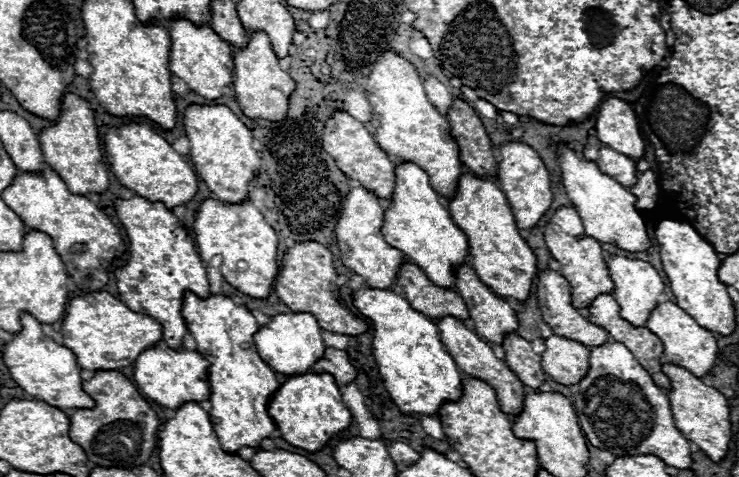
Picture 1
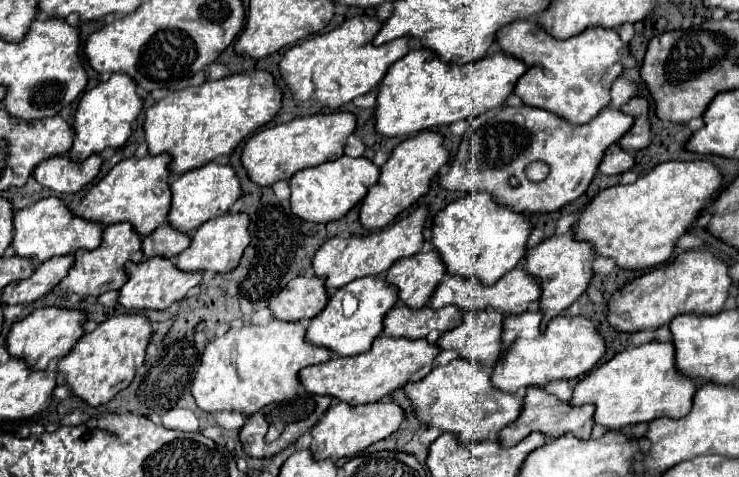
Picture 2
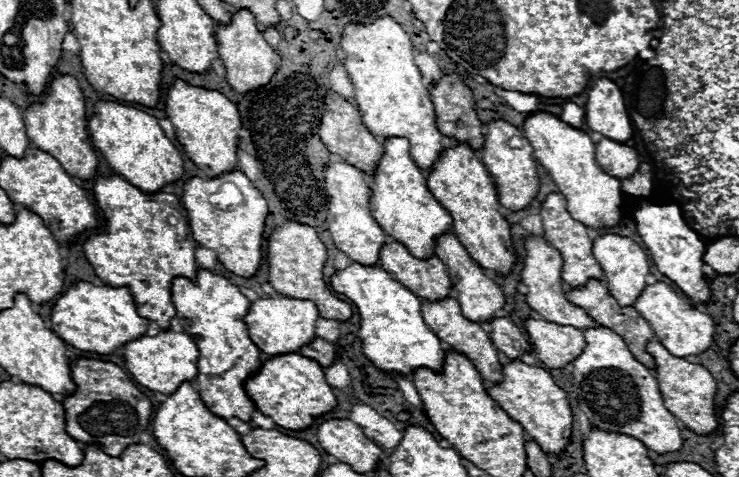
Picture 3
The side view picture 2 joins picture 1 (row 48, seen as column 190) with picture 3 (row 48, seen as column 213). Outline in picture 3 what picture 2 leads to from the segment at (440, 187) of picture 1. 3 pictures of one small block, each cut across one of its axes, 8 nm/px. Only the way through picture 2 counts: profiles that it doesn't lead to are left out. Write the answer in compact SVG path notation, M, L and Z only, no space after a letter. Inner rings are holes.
M380 18L372 24L356 24L344 30L342 52L346 54L344 68L350 74L354 86L354 98L350 100L360 111L362 122L370 132L378 138L406 138L412 144L412 158L416 160L420 170L430 170L434 162L440 158L440 152L446 148L444 136L436 128L436 112L430 102L430 94L422 82L422 74L414 62L414 48L410 36L396 24L392 18Z

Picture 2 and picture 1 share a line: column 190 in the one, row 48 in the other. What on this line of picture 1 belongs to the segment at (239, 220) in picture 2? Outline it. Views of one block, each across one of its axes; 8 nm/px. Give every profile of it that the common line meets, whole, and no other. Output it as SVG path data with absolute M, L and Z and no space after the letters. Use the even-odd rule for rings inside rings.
M250 32L246 48L234 50L234 92L242 112L248 118L282 120L288 108L288 96L294 88L294 80L278 66L278 56L274 54L270 40L264 32Z

